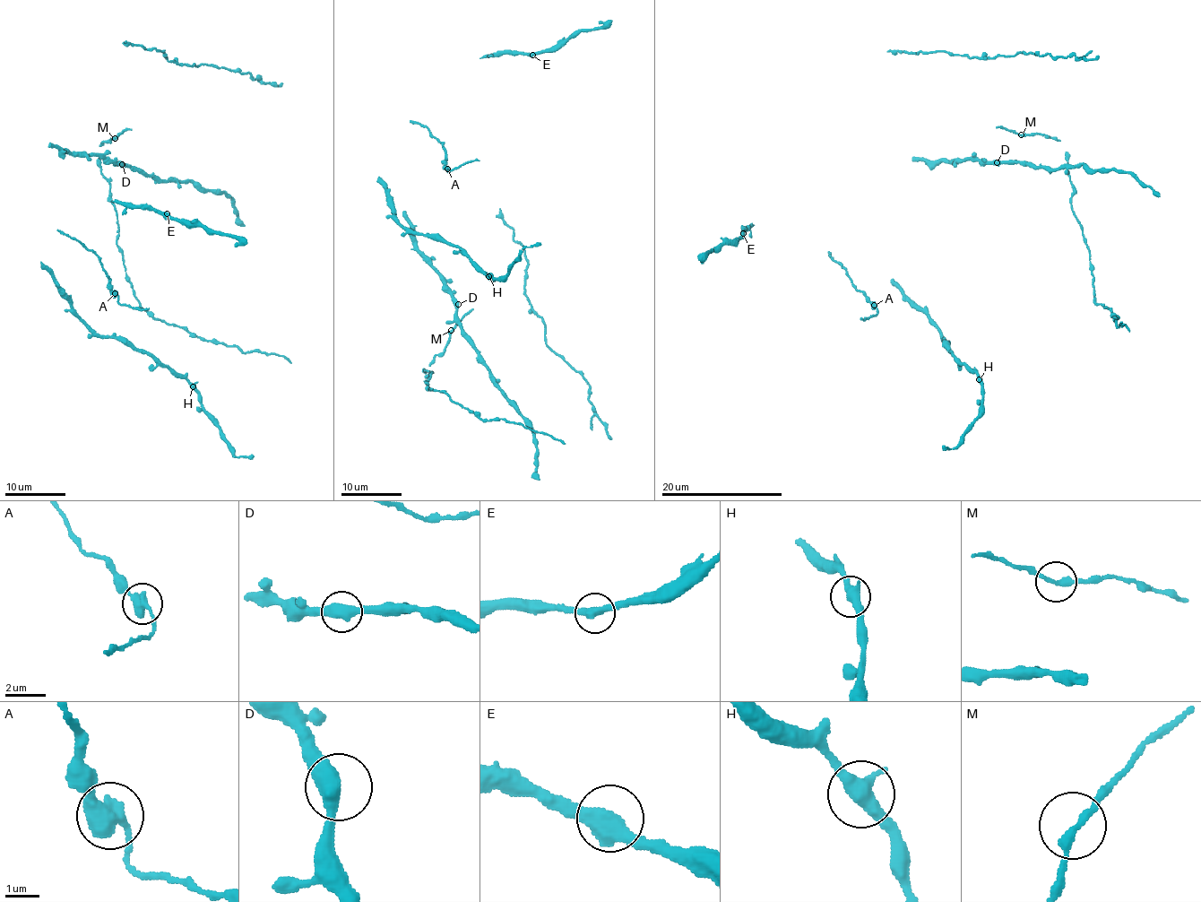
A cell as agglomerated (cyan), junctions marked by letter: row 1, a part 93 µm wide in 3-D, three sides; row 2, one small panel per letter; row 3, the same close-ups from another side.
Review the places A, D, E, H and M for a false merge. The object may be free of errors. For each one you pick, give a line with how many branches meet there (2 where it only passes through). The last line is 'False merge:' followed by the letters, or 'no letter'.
False merge: no letter

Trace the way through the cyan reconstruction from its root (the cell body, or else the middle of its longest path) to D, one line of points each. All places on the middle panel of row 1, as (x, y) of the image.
D: (416, 241), (416, 250), (436, 271), (444, 289), (458, 304)

